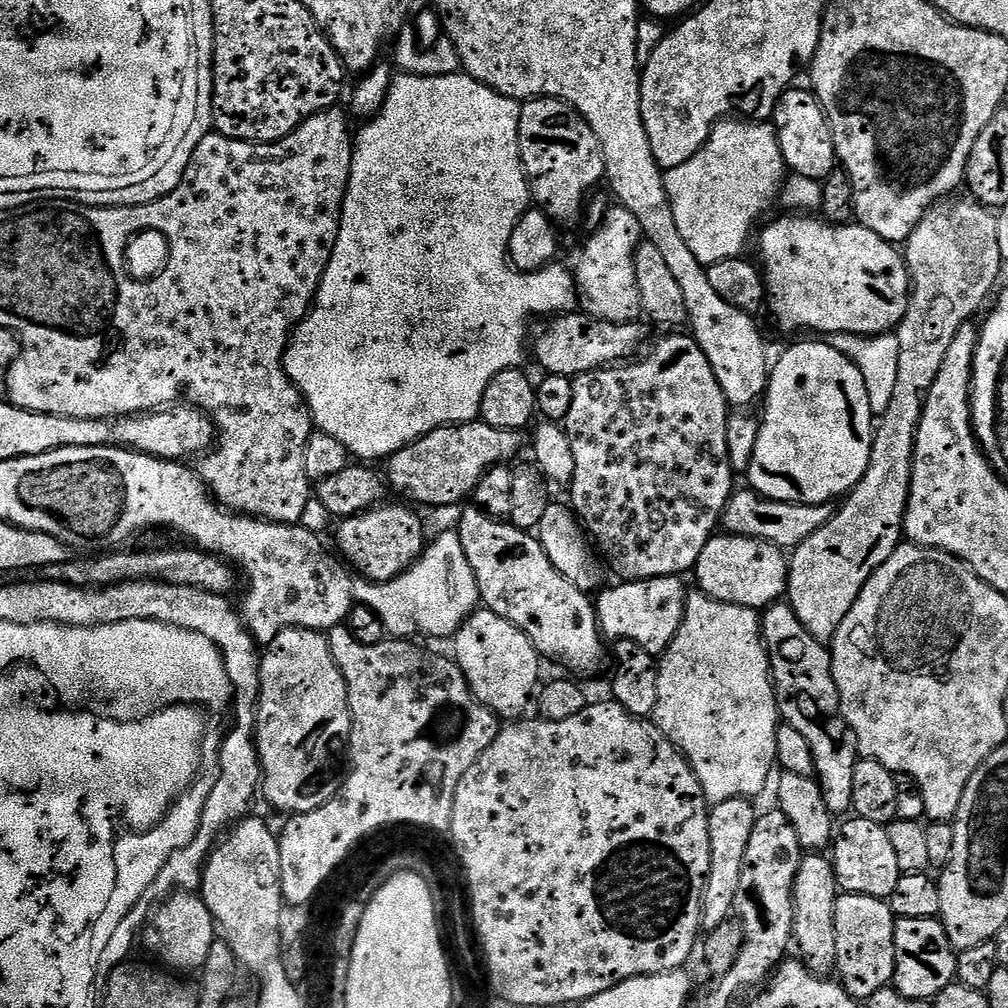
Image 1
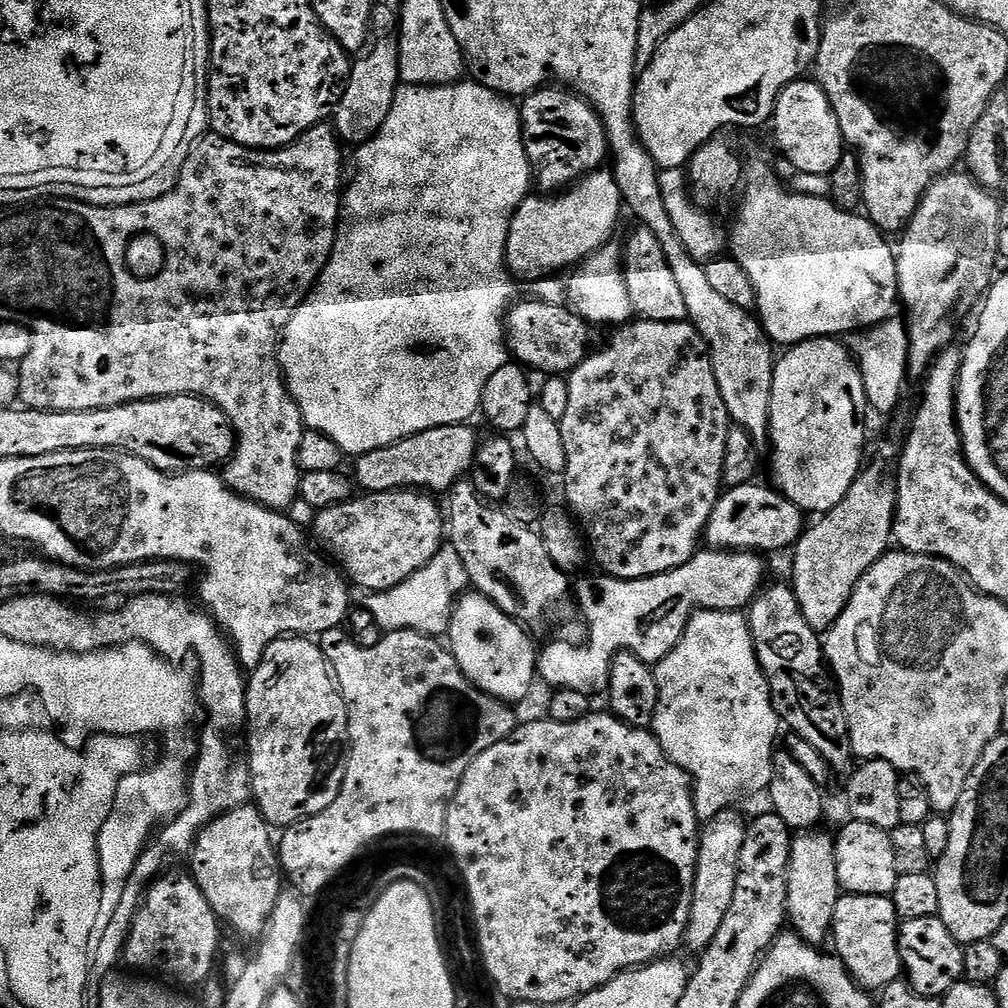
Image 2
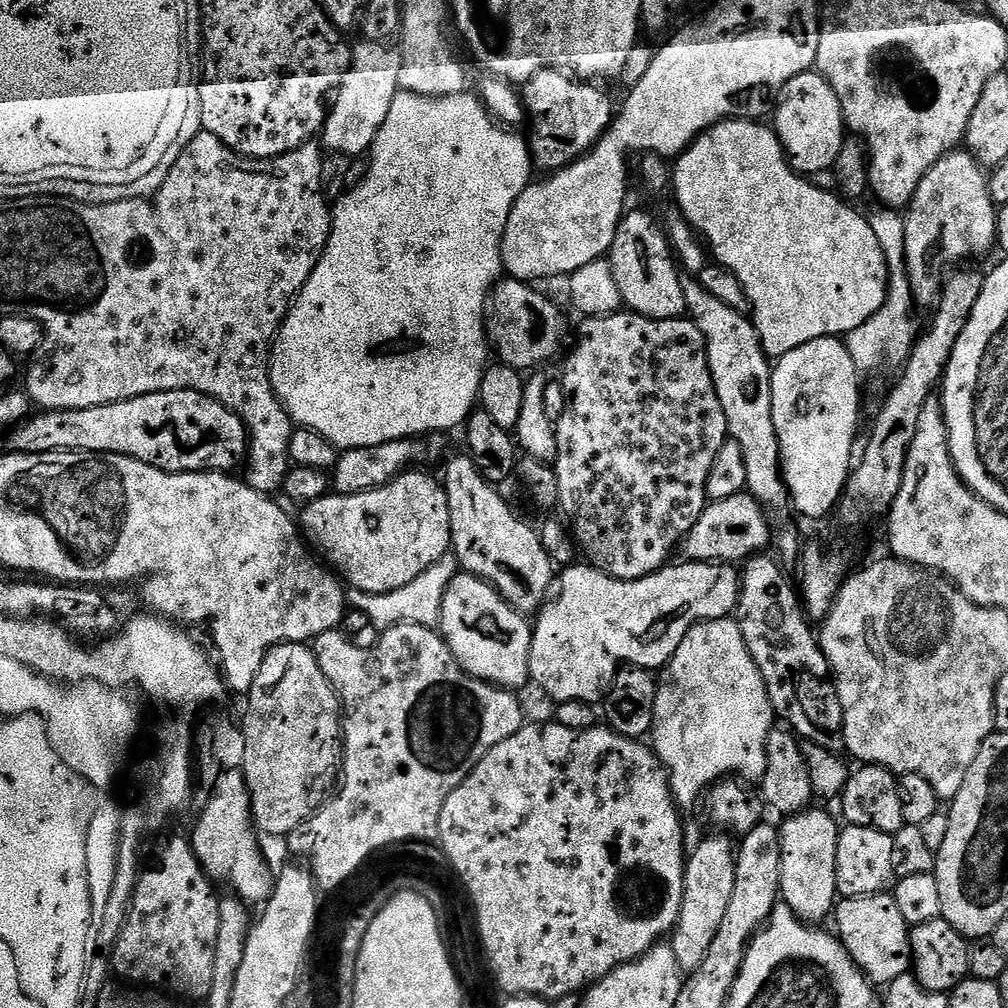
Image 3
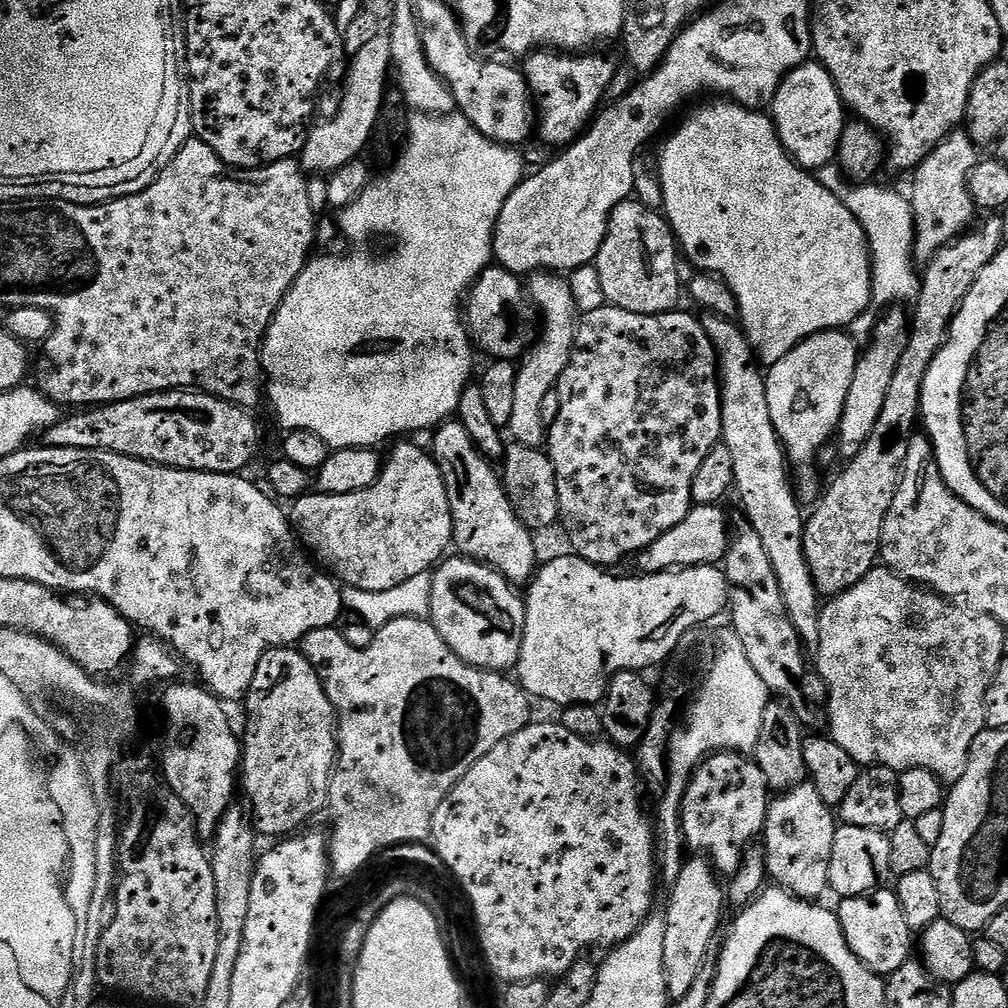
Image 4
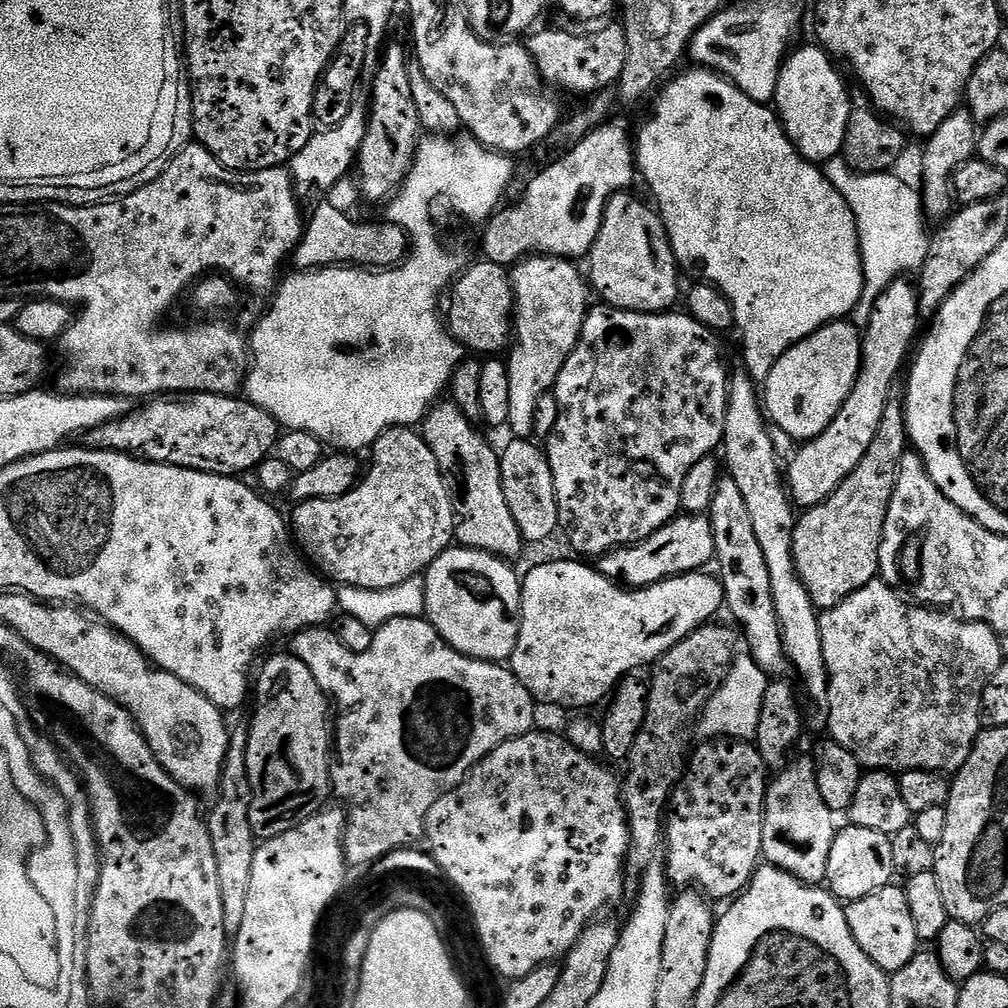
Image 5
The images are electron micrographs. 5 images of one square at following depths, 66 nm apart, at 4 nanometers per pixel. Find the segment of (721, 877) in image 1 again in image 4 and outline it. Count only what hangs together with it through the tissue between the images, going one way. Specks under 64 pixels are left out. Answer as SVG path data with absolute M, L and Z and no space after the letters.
M704 858L685 859L681 873L675 883L671 885L672 893L668 896L668 914L663 917L666 928L665 950L665 974L667 976L668 995L673 1001L686 998L690 994L690 986L698 982L698 974L709 963L708 951L716 940L716 931L720 928L720 919L724 916L724 904L726 908L726 888L722 883L715 867Z

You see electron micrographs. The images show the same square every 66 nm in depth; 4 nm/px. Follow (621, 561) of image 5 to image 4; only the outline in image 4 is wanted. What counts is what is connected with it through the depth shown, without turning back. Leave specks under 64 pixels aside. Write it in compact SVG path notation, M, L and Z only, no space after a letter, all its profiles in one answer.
M697 504L674 526L674 530L666 530L658 542L654 542L645 552L639 553L639 571L670 572L678 568L697 568L707 564L719 565L728 552L730 528L728 532L728 516L720 504Z

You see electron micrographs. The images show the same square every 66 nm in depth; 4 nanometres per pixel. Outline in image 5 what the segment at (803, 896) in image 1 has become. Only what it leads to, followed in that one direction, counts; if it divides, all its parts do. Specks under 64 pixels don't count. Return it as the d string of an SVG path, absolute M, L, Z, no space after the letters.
M793 758L786 767L779 769L771 777L766 798L766 814L762 826L763 859L775 868L780 868L786 874L798 878L803 884L819 885L827 881L827 866L829 865L830 850L838 831L837 817L822 802L822 793L818 790L815 759L799 760Z

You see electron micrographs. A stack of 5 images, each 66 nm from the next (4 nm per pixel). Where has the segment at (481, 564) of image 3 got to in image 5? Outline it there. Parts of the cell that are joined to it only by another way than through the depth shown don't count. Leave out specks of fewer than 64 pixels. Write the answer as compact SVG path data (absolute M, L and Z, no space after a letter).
M451 402L437 403L422 421L422 435L434 452L440 467L445 486L453 502L456 512L455 543L465 548L477 548L490 552L493 556L513 558L526 548L522 534L518 530L518 522L514 522L514 514L510 514L510 506L506 506L506 494L502 494L502 478L500 477L500 457L490 448L490 442L477 425L458 410Z

